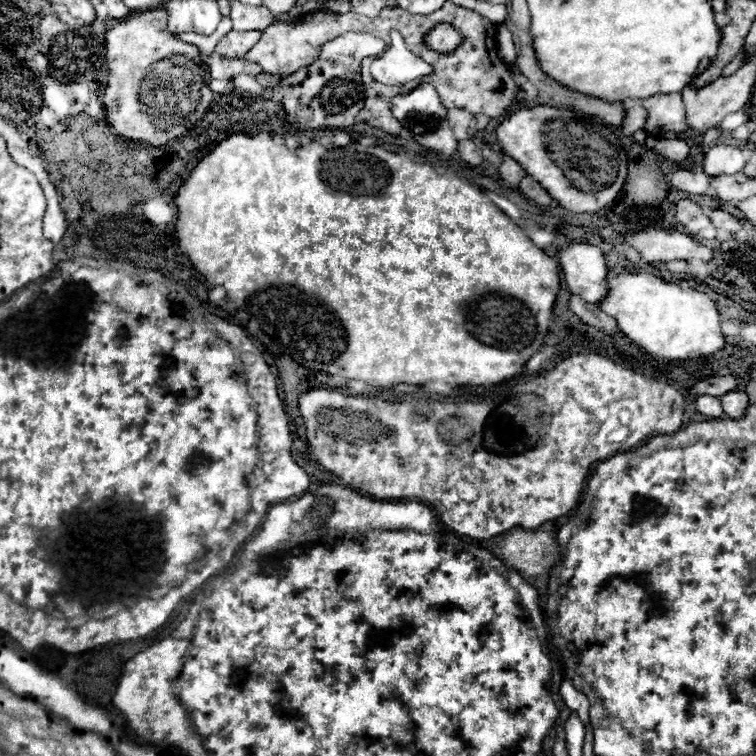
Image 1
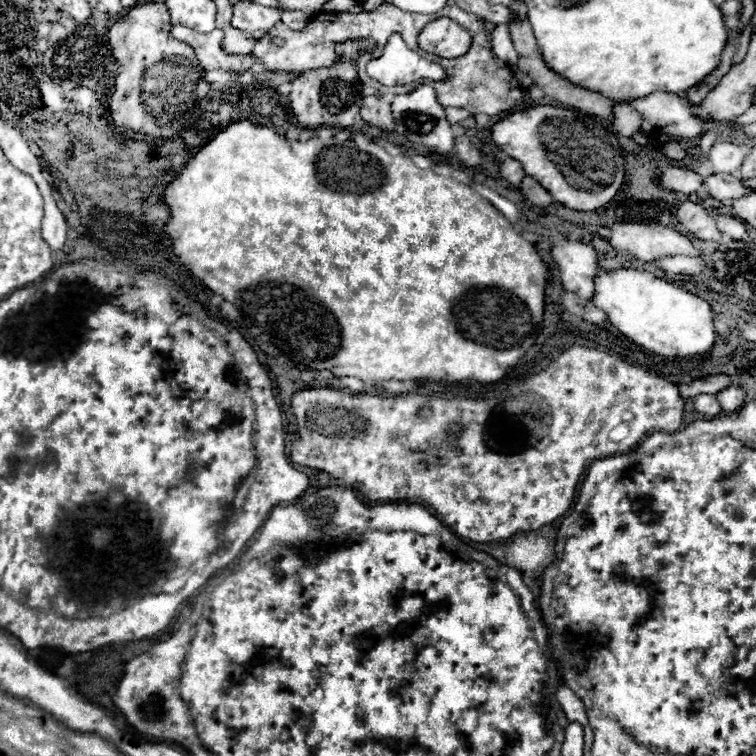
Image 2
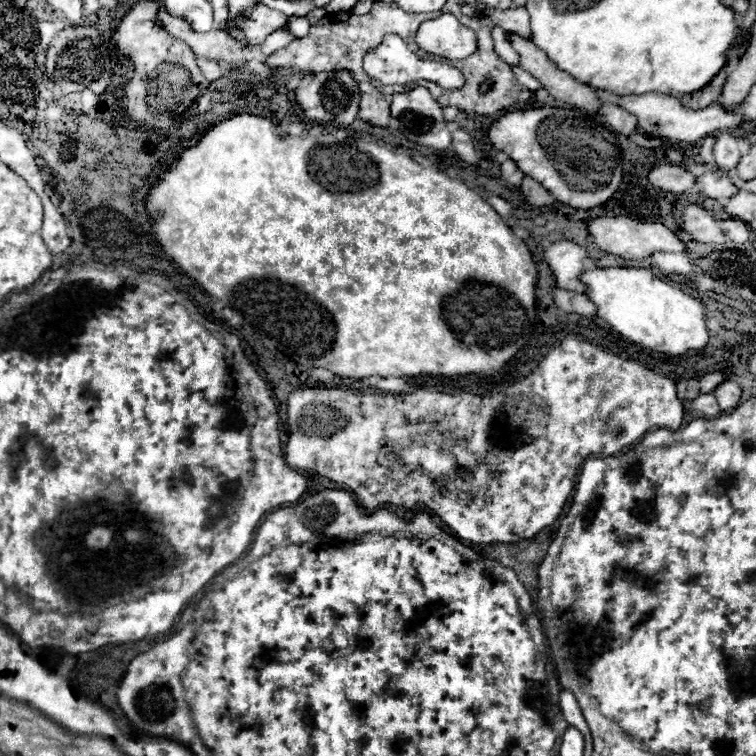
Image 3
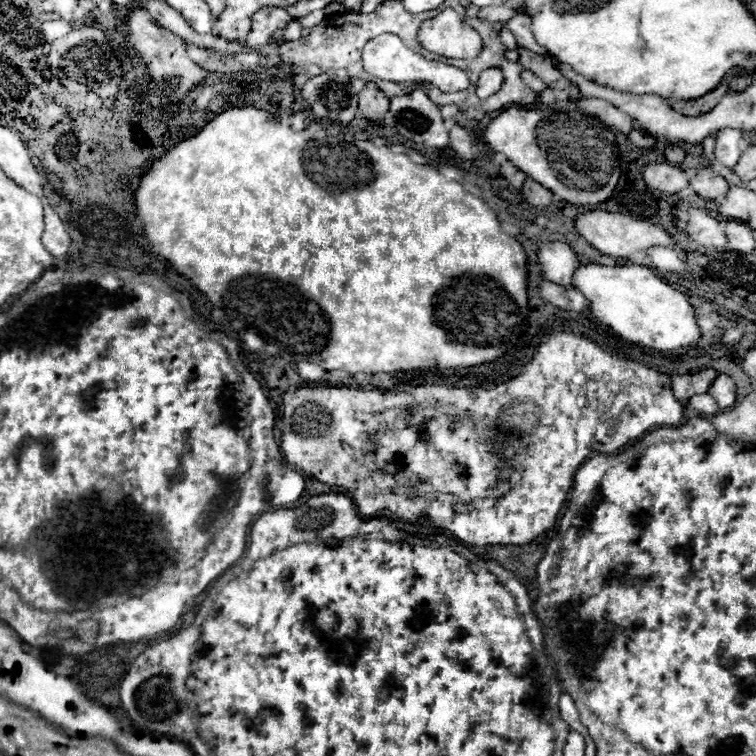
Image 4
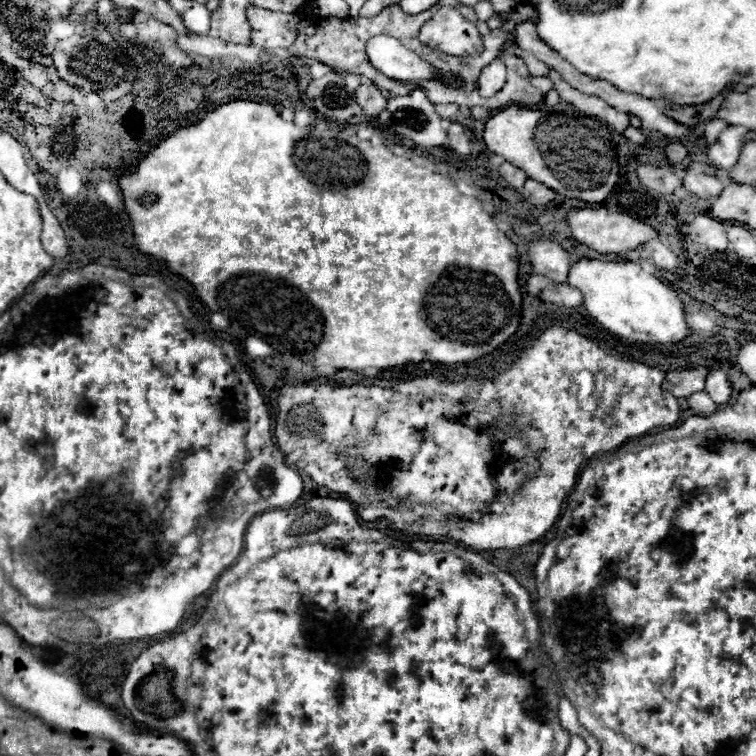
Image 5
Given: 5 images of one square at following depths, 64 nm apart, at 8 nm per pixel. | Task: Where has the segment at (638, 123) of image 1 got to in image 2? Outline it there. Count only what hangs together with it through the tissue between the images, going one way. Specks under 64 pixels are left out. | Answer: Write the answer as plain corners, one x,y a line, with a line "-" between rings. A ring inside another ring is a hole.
614,110
612,126
618,134
632,136
640,130
640,124
642,124
642,116
638,116
636,110

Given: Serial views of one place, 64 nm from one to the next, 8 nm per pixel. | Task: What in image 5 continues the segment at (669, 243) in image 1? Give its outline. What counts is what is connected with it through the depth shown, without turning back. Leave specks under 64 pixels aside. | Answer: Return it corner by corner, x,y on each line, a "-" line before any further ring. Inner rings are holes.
606,208
572,210
566,214
566,222
568,222
568,226
572,230
572,238
576,242
580,242
580,244
584,244
584,246
588,246
600,254
626,254
630,250
636,250
642,242
658,238
658,232
652,226
648,226
640,220
634,220
626,214
606,210

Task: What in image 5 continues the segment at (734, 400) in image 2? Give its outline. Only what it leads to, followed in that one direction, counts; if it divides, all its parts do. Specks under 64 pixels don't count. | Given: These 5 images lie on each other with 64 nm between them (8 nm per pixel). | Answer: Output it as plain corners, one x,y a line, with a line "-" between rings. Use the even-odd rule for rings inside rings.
710,370
704,390
706,390
706,394
710,394
710,398
714,398
714,402
718,402
722,406
722,404
728,404
730,396
732,396
732,382
726,372

